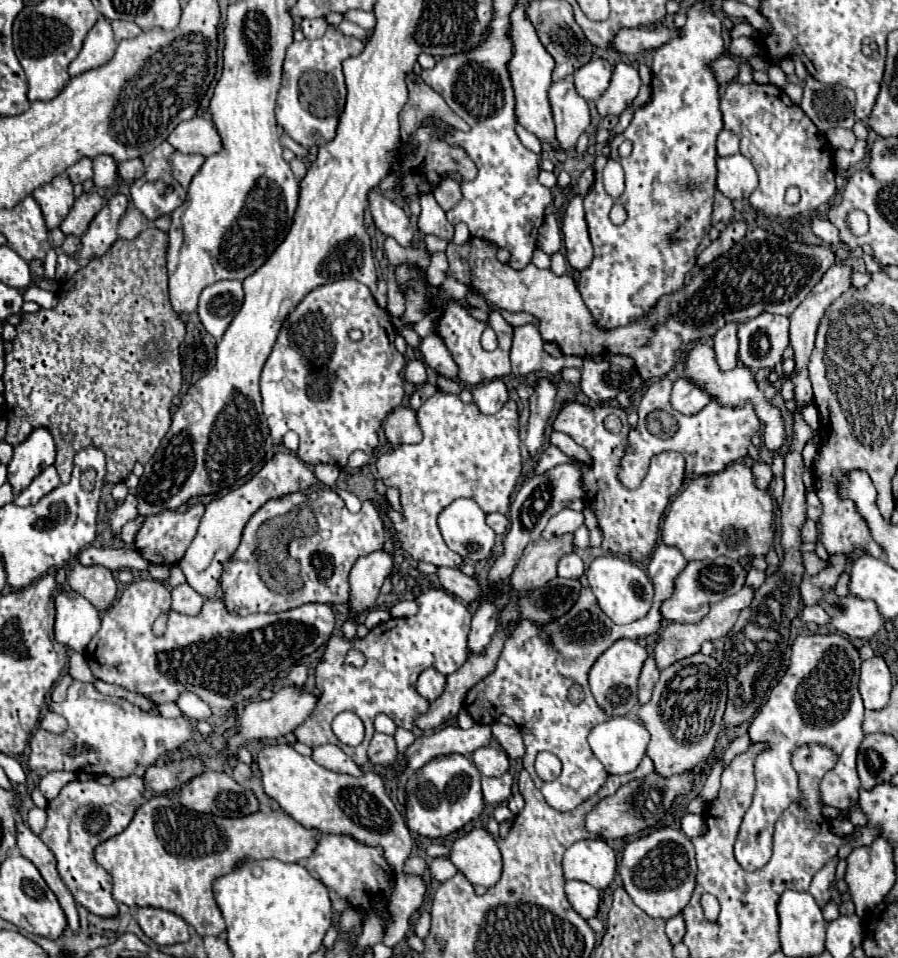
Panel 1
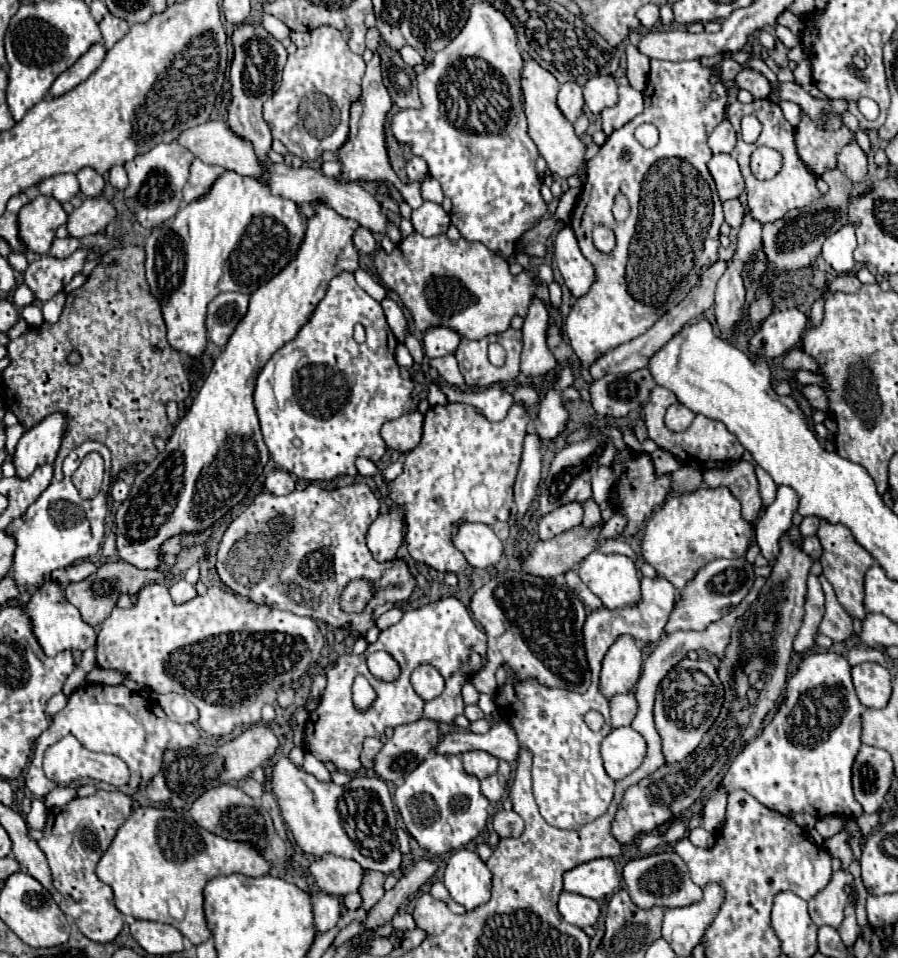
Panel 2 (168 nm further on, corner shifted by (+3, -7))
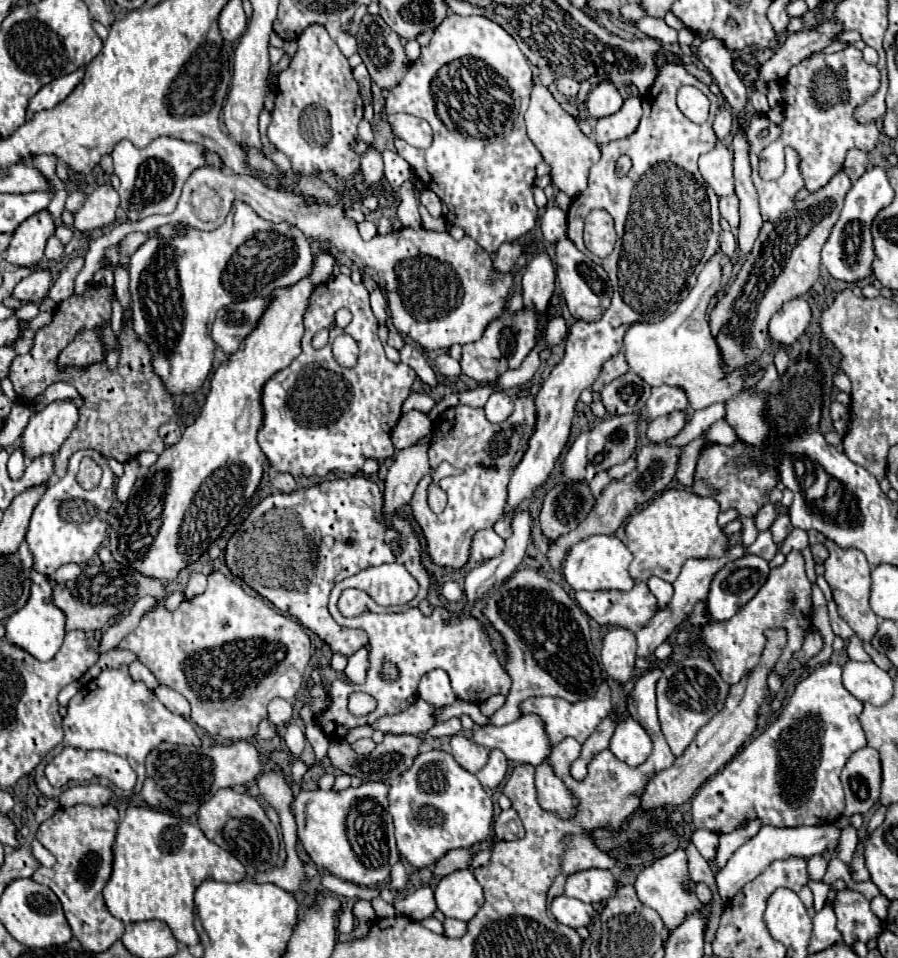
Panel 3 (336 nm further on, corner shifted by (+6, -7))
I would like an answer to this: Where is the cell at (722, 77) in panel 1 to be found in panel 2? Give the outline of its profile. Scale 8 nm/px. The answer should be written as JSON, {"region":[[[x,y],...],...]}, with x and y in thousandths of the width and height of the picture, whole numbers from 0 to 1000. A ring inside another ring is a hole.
{"region":[[[837,71],[826,73],[820,79],[820,88],[822,88],[822,92],[829,92],[829,94],[837,96],[840,102],[855,102],[857,92],[860,92],[857,86],[855,86],[855,81],[849,75],[837,73]]]}

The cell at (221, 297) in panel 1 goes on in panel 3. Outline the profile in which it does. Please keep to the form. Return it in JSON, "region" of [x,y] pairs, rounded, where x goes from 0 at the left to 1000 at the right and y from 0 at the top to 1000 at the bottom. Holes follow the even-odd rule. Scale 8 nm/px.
{"region":[[[277,311],[257,315],[244,324],[237,336],[235,353],[251,370],[259,370],[266,363],[266,357],[284,342],[295,324],[295,315],[295,311]]]}

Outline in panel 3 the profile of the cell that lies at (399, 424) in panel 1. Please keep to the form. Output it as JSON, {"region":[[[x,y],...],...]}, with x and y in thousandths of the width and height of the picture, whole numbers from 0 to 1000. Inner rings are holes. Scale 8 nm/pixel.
{"region":[[[455,428],[444,436],[444,441],[435,449],[435,461],[442,470],[449,470],[453,466],[464,463],[471,455],[480,451],[480,438],[476,432]]]}

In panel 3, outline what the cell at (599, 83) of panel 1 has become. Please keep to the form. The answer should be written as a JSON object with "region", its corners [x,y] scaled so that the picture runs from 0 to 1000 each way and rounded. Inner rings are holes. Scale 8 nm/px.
{"region":[[[669,86],[667,90],[663,90],[656,96],[654,106],[651,106],[651,111],[660,123],[680,121],[692,113],[692,109],[694,109],[694,102],[680,86]]]}

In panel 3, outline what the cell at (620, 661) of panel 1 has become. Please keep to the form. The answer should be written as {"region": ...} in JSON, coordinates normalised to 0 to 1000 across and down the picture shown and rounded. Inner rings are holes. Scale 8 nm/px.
{"region":[[[683,656],[671,664],[669,691],[674,701],[687,712],[696,714],[707,701],[707,662],[698,656]]]}

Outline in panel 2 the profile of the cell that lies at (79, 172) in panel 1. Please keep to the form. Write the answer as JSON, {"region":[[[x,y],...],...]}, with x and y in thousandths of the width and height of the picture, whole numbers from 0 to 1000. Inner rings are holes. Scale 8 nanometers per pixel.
{"region":[[[62,182],[42,190],[40,198],[71,213],[71,211],[78,211],[80,205],[87,203],[87,188],[85,188],[85,182]]]}

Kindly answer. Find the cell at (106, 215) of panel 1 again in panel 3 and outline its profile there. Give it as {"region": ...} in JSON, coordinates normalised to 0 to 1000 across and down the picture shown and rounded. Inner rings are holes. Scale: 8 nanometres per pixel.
{"region":[[[55,280],[50,282],[37,282],[30,290],[26,290],[19,299],[14,309],[23,315],[48,315],[55,309],[55,303],[61,294],[63,286]]]}

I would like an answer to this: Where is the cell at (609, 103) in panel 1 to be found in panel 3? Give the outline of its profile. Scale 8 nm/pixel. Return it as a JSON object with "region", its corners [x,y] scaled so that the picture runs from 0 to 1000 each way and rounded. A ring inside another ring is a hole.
{"region":[[[700,100],[700,102],[694,104],[694,111],[692,111],[689,117],[665,125],[660,146],[665,150],[674,150],[674,148],[680,148],[680,146],[696,144],[703,138],[707,138],[712,123],[714,123],[714,102]]]}

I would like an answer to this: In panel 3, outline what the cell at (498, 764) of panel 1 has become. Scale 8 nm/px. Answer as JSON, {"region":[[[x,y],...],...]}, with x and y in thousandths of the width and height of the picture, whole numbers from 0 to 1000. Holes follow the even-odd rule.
{"region":[[[504,768],[502,770],[502,787],[504,791],[524,808],[531,808],[545,791],[545,783],[531,777],[524,777],[518,768]]]}

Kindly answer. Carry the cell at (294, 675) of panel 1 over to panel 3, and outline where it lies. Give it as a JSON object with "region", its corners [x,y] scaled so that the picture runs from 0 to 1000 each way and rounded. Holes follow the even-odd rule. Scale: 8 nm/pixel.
{"region":[[[304,729],[300,733],[300,752],[306,758],[317,758],[322,749],[324,749],[324,735],[315,729]]]}

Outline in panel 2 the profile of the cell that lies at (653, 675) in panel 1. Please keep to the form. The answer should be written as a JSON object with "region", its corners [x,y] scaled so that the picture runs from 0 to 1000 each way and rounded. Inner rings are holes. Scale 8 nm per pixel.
{"region":[[[697,722],[697,724],[686,724],[679,729],[679,758],[682,760],[690,760],[690,758],[702,758],[702,754],[706,752],[710,737],[706,733],[706,724]]]}

